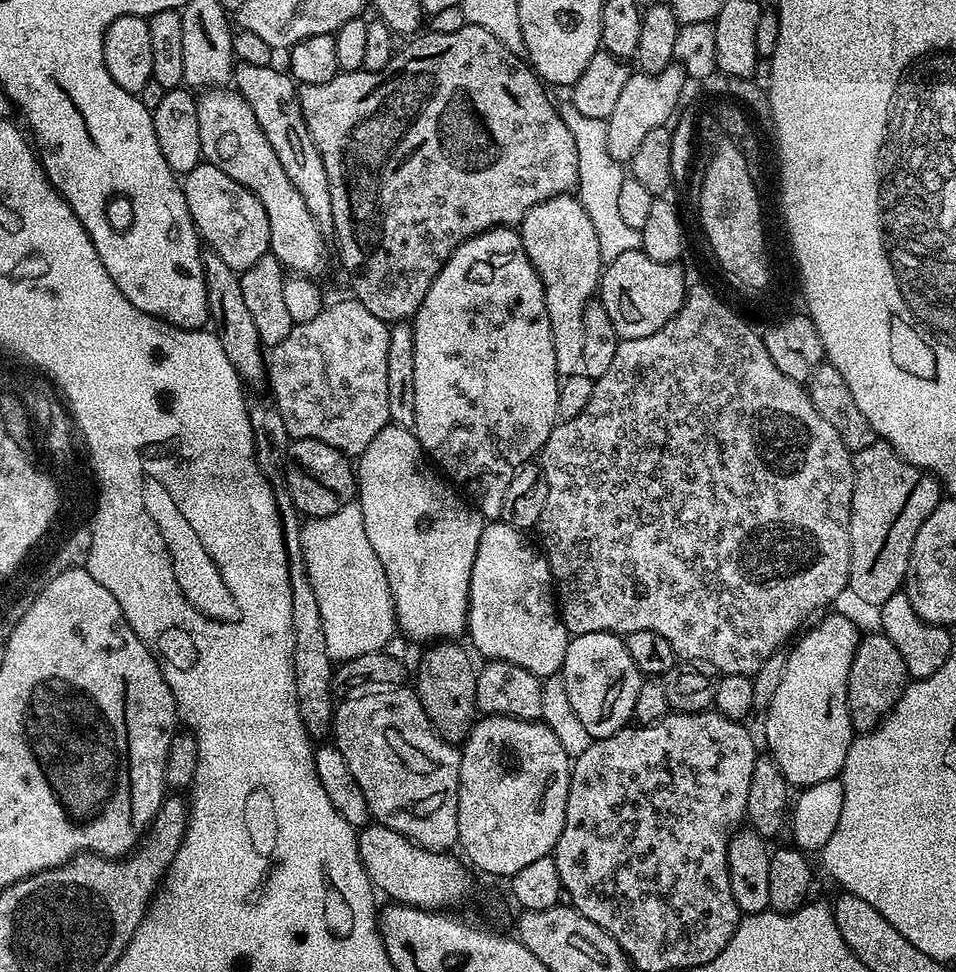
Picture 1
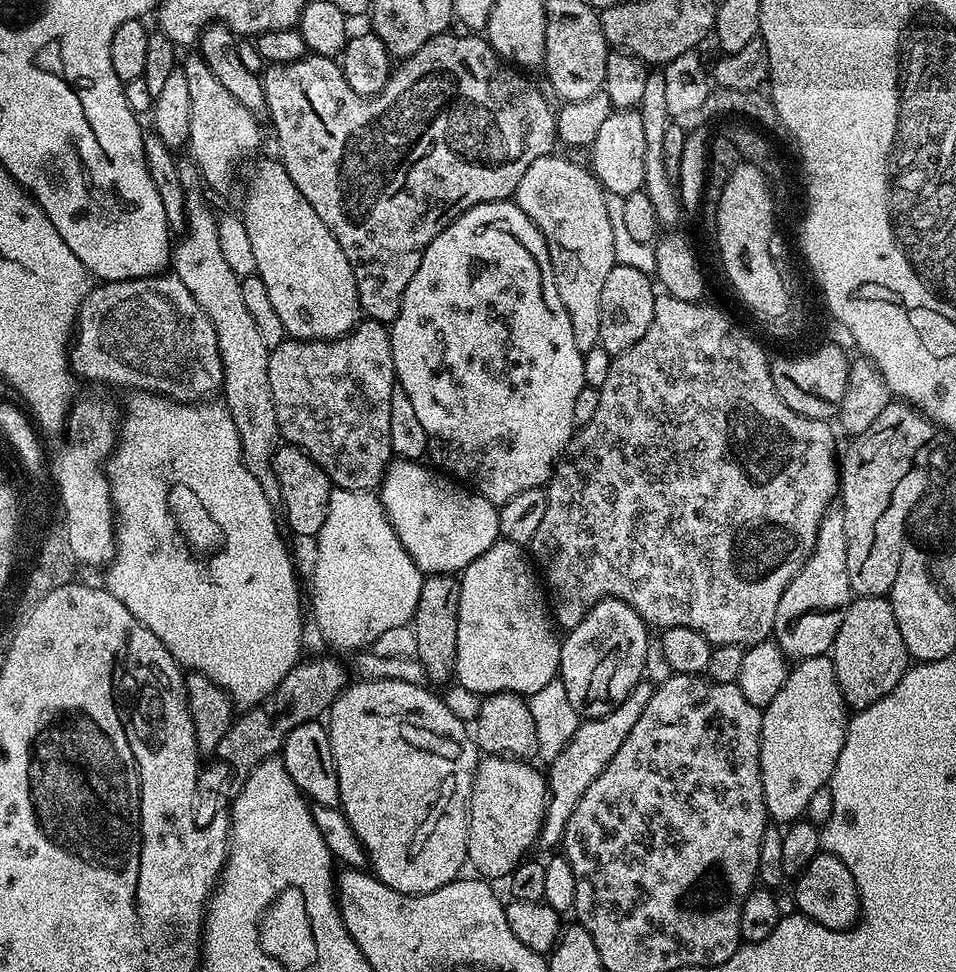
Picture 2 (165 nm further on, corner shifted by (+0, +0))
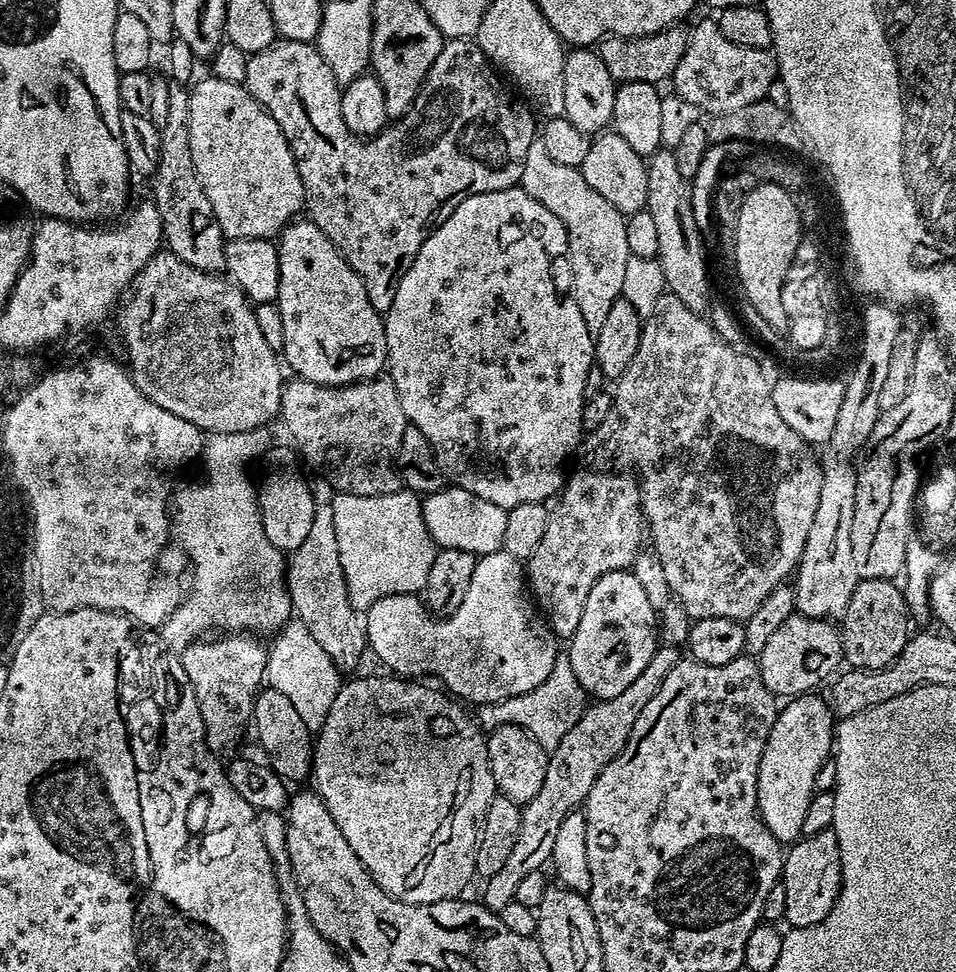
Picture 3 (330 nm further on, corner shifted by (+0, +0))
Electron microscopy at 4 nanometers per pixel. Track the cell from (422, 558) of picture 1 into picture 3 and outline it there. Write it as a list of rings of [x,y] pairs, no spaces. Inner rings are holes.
[[[442,486],[423,497],[422,509],[426,530],[440,548],[466,550],[477,557],[503,549],[502,533],[506,530],[508,509],[494,506],[494,502],[486,502],[486,498],[478,498],[478,494],[470,494],[470,490]]]

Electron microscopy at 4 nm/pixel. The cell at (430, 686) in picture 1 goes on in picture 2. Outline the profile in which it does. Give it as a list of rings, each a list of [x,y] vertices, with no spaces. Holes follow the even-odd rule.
[[[428,574],[422,582],[422,594],[414,617],[416,624],[416,651],[414,656],[425,668],[426,676],[432,681],[453,679],[458,654],[458,622],[460,621],[460,594],[462,584],[452,574]]]

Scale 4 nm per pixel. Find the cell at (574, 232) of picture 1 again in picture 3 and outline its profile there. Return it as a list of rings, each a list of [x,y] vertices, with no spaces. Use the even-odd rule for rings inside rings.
[[[533,142],[526,154],[519,187],[530,194],[530,198],[542,202],[568,232],[566,261],[572,267],[571,299],[575,300],[578,310],[582,310],[582,318],[590,331],[594,334],[602,330],[610,306],[621,299],[626,262],[632,255],[630,246],[626,246],[625,213],[610,206],[610,202],[586,182],[579,168],[561,166],[549,158],[539,142]]]

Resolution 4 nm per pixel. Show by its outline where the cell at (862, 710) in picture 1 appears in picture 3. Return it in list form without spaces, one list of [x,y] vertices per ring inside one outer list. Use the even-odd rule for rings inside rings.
[[[857,579],[854,594],[850,594],[850,602],[838,628],[843,663],[849,669],[862,672],[878,672],[890,666],[890,662],[894,662],[894,658],[898,658],[906,646],[910,635],[908,624],[908,607],[899,583]]]

